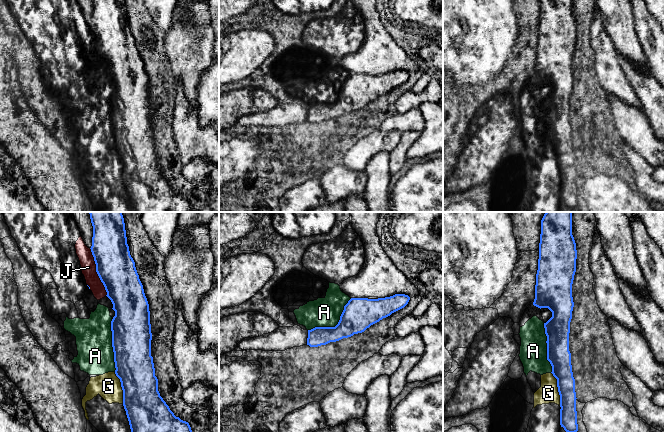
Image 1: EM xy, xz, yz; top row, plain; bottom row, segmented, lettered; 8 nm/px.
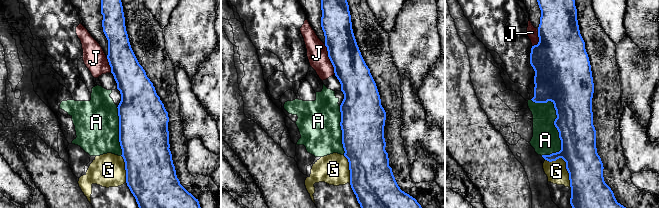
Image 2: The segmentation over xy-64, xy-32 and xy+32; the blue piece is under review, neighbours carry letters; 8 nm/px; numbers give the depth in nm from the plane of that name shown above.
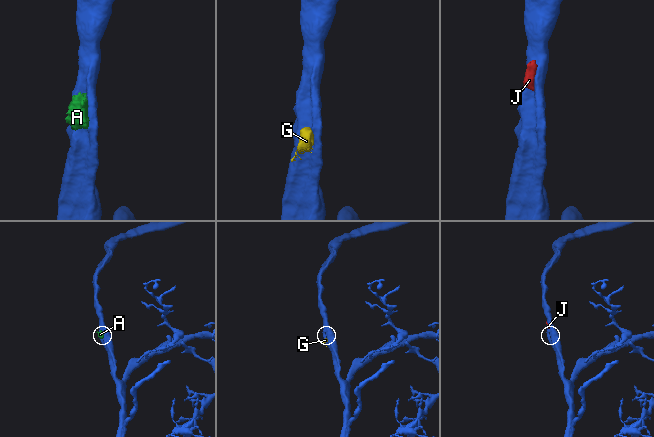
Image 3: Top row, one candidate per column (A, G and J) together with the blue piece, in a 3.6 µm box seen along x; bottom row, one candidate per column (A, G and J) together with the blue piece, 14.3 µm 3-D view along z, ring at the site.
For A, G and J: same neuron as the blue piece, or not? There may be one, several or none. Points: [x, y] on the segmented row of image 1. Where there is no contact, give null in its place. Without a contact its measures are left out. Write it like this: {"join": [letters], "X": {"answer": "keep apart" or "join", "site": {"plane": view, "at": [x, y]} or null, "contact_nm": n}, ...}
{"join": [], "A": {"answer": "keep apart", "site": {"plane": "xz", "at": [336, 325]}, "contact_nm": 440}, "G": {"answer": "keep apart", "site": {"plane": "yz", "at": [558, 389]}, "contact_nm": 280}, "J": {"answer": "keep apart", "site": {"plane": "xy", "at": [96, 271]}, "contact_nm": 400}}

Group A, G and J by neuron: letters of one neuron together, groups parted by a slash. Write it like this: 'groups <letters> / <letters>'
groups A G J

